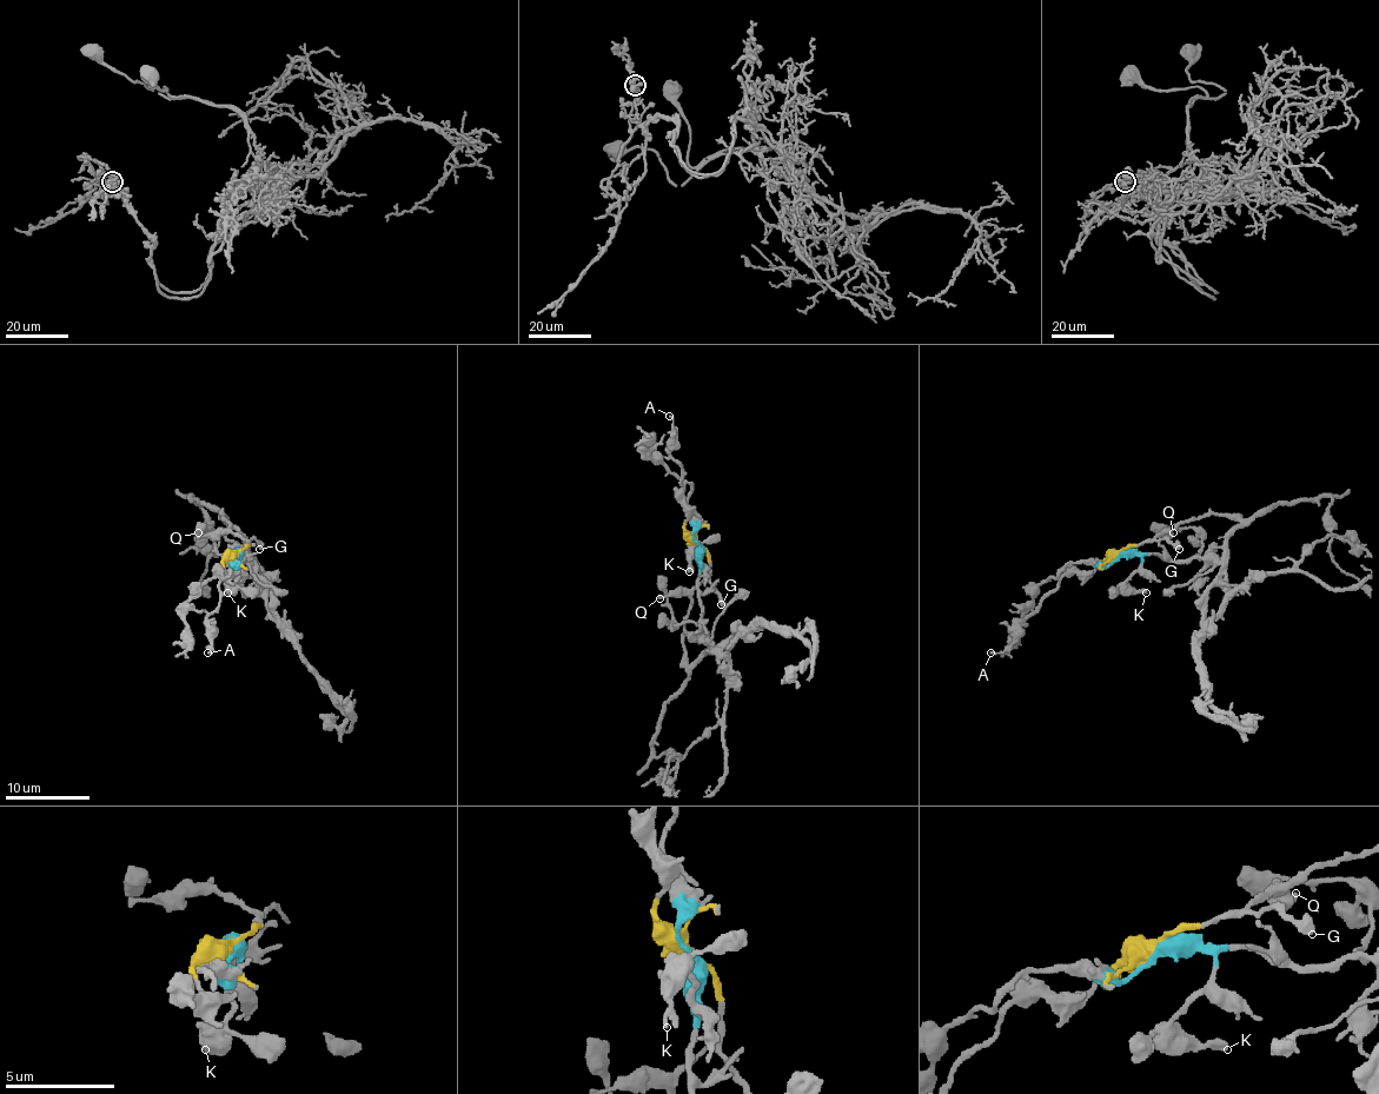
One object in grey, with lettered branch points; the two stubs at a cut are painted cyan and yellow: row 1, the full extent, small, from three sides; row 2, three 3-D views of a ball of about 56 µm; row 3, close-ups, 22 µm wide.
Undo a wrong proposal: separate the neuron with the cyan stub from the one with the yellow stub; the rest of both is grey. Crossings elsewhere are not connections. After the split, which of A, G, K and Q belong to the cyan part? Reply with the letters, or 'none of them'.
K

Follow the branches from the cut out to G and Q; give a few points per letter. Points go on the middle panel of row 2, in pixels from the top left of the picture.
G: (696, 542), (707, 552), (711, 588), (722, 605)
Q: (696, 542), (707, 552), (709, 574), (690, 590), (671, 590), (658, 598)

